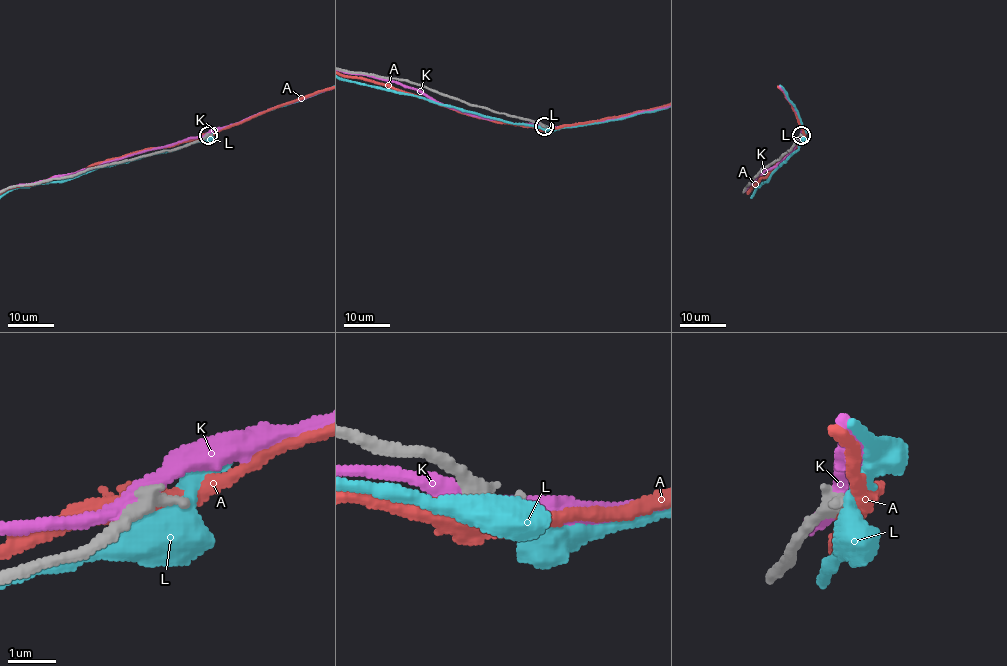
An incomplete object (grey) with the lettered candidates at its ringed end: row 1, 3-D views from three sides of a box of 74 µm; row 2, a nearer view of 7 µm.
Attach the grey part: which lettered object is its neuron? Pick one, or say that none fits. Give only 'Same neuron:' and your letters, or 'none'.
Same neuron: none

